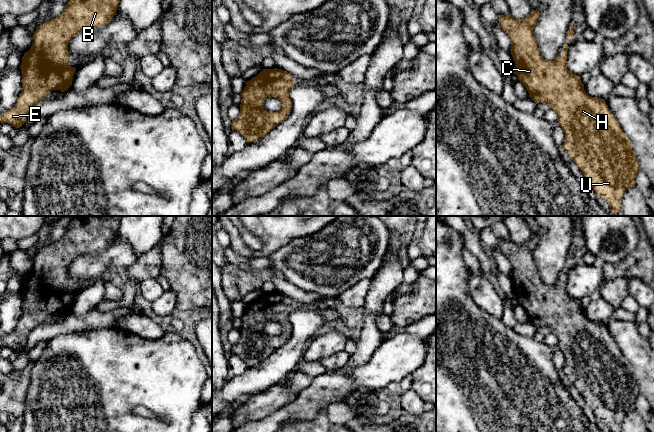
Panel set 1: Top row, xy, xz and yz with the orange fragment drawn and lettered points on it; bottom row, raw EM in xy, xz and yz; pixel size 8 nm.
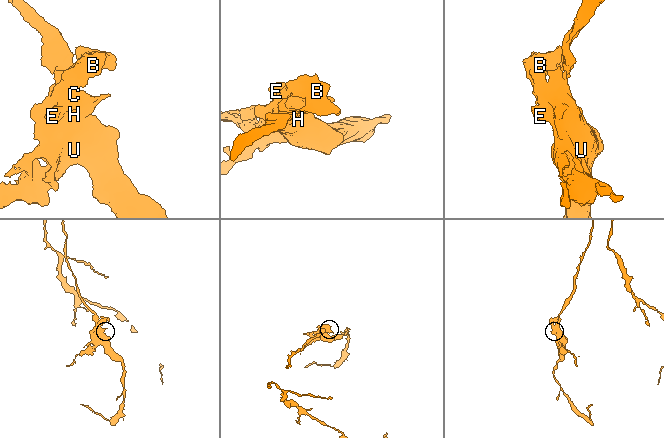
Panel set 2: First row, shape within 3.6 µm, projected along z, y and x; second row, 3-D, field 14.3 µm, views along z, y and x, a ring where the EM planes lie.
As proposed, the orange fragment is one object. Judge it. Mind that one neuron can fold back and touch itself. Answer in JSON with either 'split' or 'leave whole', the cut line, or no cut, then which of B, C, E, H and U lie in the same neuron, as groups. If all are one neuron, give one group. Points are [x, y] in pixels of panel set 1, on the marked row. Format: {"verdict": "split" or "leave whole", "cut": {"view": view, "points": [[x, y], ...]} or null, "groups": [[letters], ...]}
{"verdict": "leave whole", "cut": null, "groups": [["B", "C", "E", "H", "U"]]}

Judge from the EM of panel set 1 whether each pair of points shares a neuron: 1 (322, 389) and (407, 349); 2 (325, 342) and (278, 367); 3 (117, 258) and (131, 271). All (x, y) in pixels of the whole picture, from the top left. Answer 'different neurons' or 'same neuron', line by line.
1: different neurons
2: different neurons
3: different neurons

